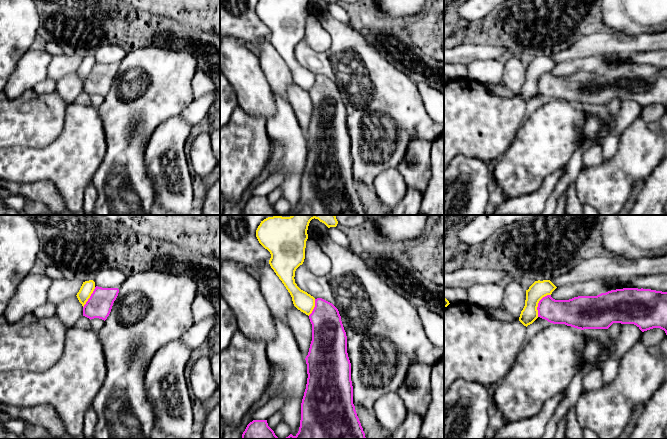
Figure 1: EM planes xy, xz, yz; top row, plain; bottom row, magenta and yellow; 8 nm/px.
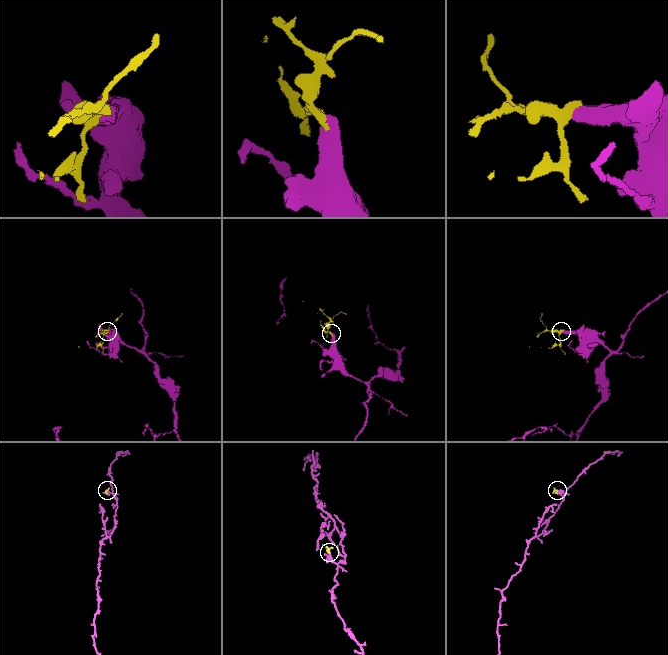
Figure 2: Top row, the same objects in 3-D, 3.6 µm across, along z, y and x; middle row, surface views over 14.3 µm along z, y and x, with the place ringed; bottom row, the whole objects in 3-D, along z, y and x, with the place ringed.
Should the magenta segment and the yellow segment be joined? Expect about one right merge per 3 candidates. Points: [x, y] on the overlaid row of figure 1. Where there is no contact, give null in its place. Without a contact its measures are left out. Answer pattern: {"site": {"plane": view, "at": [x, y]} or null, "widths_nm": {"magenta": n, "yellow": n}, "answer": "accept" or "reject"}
{"site": {"plane": "yz", "at": [538, 303]}, "widths_nm": {"magenta": 200, "yellow": 140}, "answer": "reject"}

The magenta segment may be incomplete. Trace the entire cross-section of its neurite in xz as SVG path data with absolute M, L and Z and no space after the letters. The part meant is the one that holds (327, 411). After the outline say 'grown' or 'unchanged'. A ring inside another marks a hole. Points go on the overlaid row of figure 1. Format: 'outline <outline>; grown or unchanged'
outline M317 298L309 315L312 341L308 355L307 384L301 403L298 433L283 439L366 439L353 404L351 363L347 353L347 336L338 309L330 302Z; unchanged

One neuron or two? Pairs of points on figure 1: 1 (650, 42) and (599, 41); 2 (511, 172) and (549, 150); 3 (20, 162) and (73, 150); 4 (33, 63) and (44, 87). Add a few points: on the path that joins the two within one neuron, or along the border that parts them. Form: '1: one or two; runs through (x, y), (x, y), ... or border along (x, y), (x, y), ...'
1: one; runs through (637, 42), (612, 42)
2: one; runs through (520, 168), (540, 150)
3: one; runs through (33, 162), (60, 162)
4: two; border along (47, 77), (32, 88)

